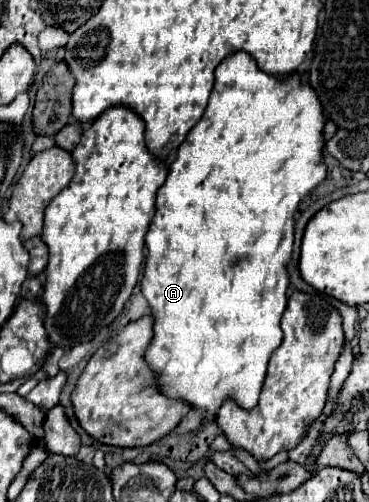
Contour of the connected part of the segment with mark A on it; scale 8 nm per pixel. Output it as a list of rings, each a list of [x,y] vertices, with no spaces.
[[[237,51],[227,59],[223,59],[215,69],[215,87],[211,91],[209,105],[203,117],[199,119],[199,123],[187,133],[187,139],[177,149],[177,157],[169,167],[167,179],[157,191],[157,201],[155,201],[157,211],[145,237],[147,259],[145,259],[145,273],[141,279],[141,293],[147,299],[153,317],[153,339],[143,357],[155,375],[155,383],[159,385],[159,391],[163,391],[163,395],[171,399],[181,399],[189,403],[193,409],[199,409],[203,413],[203,419],[215,417],[223,401],[227,399],[233,399],[245,411],[255,407],[259,401],[259,391],[267,375],[269,357],[283,341],[283,331],[279,323],[287,305],[289,279],[285,265],[293,249],[293,215],[297,213],[301,199],[327,177],[327,167],[323,165],[323,157],[321,157],[321,149],[325,143],[321,133],[323,125],[325,119],[321,117],[319,99],[315,99],[311,85],[301,85],[301,75],[291,75],[279,83],[275,81],[275,77],[259,71],[251,55],[247,55],[245,51]]]

